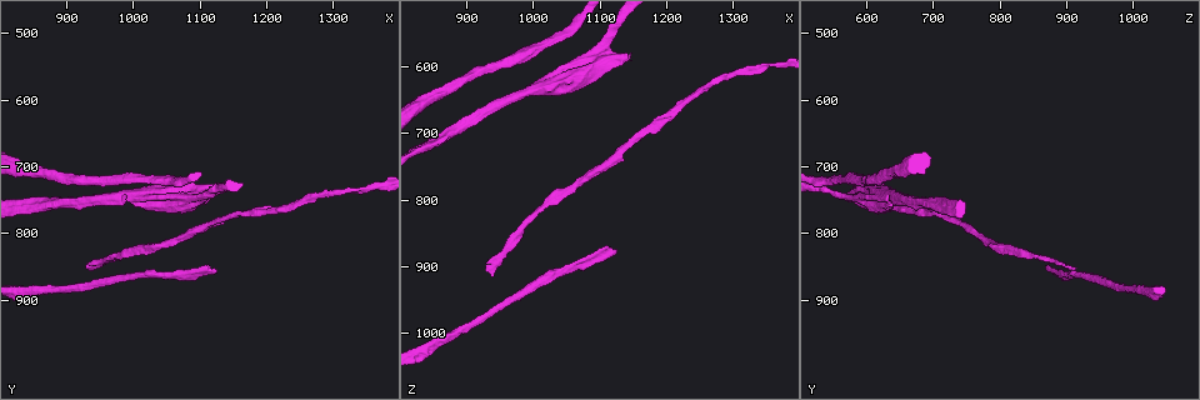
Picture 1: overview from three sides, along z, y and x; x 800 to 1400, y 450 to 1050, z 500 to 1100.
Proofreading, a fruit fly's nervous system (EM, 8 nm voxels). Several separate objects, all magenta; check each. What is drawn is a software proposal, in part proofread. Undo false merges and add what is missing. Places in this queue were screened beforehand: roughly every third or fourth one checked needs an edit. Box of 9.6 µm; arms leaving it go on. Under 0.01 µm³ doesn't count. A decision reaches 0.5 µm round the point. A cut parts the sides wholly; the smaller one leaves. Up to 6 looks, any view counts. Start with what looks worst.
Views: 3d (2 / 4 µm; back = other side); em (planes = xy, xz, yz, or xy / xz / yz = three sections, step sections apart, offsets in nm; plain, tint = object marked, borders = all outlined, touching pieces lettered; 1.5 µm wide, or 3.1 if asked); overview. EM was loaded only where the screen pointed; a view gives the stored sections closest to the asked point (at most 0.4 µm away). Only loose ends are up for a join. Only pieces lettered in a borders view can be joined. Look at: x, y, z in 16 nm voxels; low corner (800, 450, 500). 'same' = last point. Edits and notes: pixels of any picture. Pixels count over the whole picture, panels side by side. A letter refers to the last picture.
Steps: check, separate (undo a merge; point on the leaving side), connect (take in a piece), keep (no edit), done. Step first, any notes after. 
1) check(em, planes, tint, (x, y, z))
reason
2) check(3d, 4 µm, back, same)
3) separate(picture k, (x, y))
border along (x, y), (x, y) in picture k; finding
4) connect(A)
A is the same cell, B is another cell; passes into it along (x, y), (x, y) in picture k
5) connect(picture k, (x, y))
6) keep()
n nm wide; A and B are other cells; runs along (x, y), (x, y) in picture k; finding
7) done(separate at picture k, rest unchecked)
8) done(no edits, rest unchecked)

check(em, yz, step 8, borders, (1130, 855, 875))

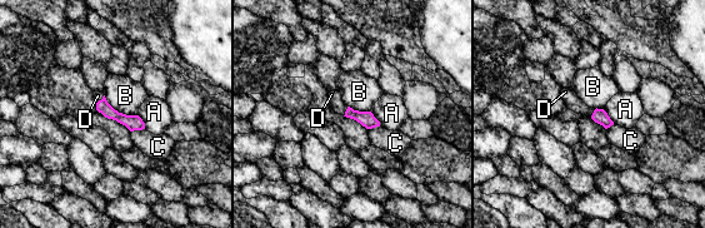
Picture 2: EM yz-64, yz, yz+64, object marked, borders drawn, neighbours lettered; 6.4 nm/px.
connect(D)
D is the same cell, A, B and C are other cells; passes into it along (366, 119), (345, 112), (336, 103) in picture 2; it goes on there

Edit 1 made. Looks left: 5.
check(3d, 2 µm, (1140, 725, 580))
thick end

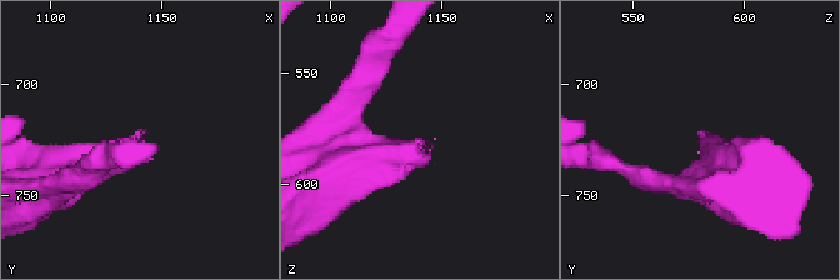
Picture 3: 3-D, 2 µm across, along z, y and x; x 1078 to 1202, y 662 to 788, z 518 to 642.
check(em, planes, borders, (1141, 725, 579))
shape alone is not enough

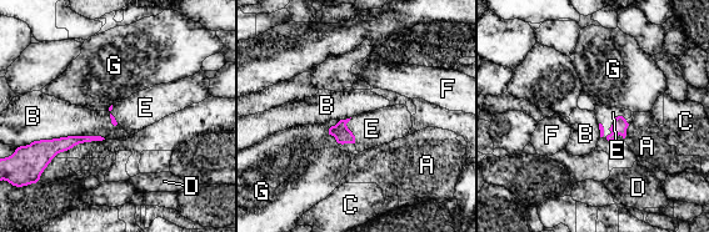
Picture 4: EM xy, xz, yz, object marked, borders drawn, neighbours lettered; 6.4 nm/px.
connect(E)
E is the same cell, A, B, C, D, F and G are other cells; passes into it along (619, 126), (612, 125), (605, 115) in picture 4; it goes on there

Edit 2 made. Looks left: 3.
done(connect at picture 2, connect at picture 4, rest unchecked)

